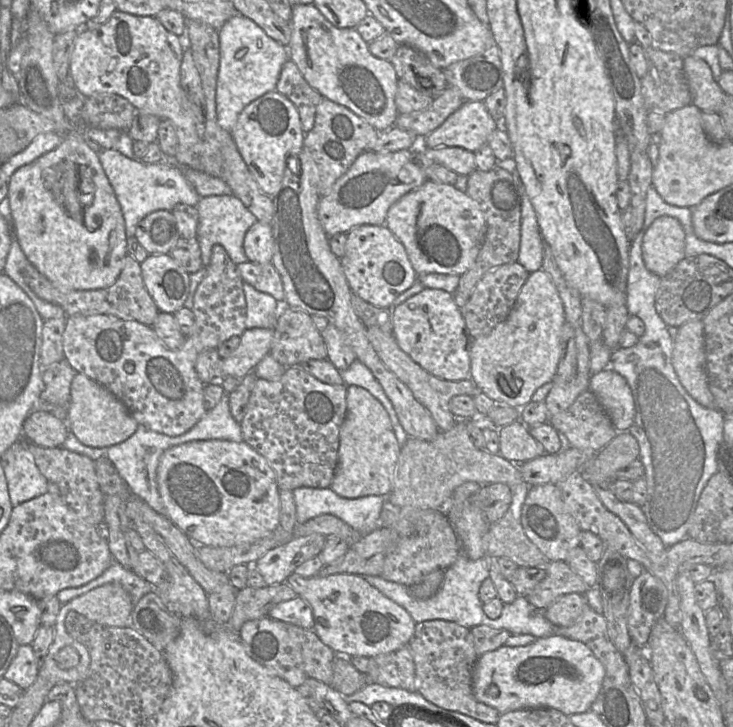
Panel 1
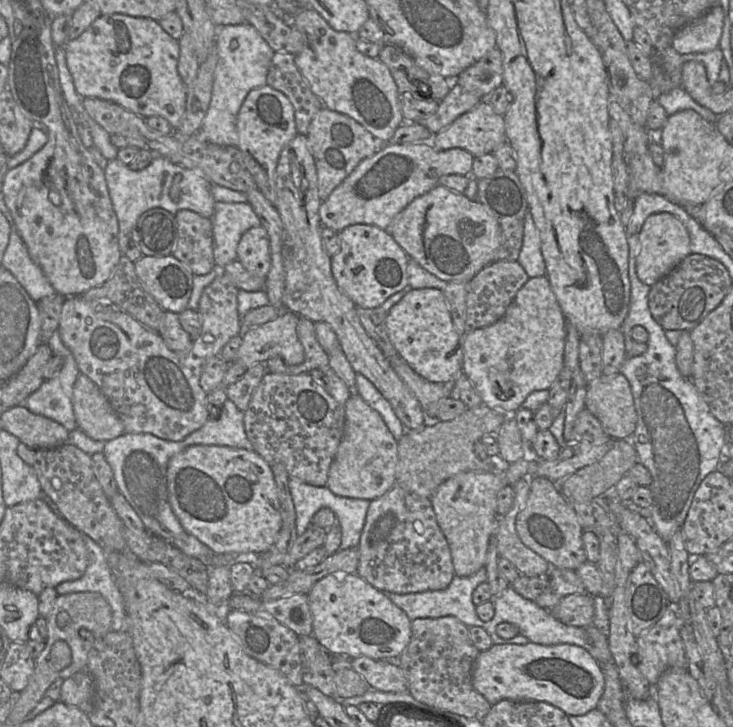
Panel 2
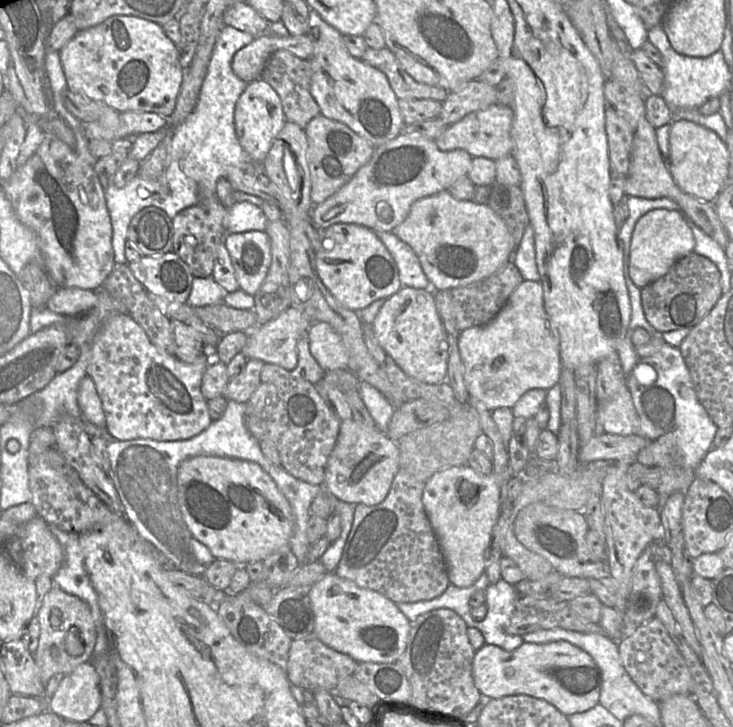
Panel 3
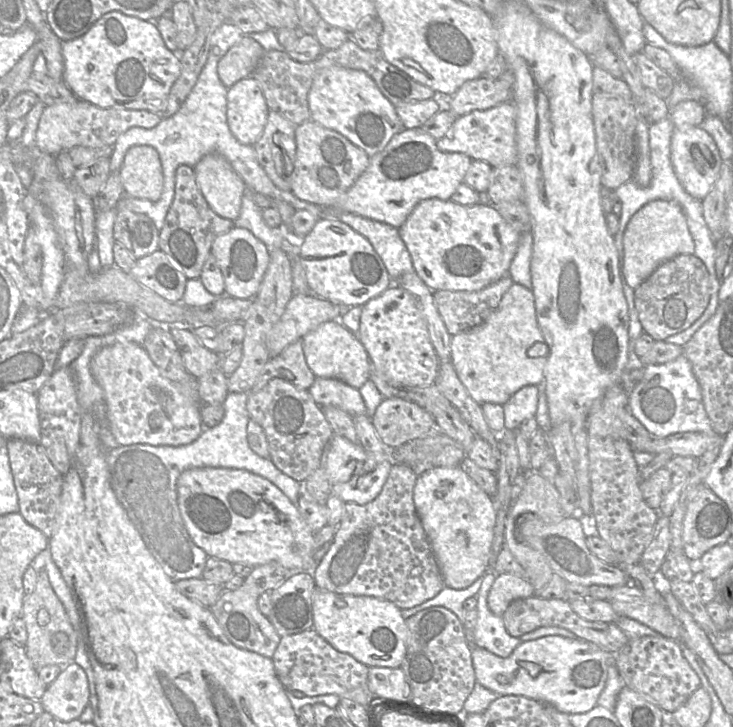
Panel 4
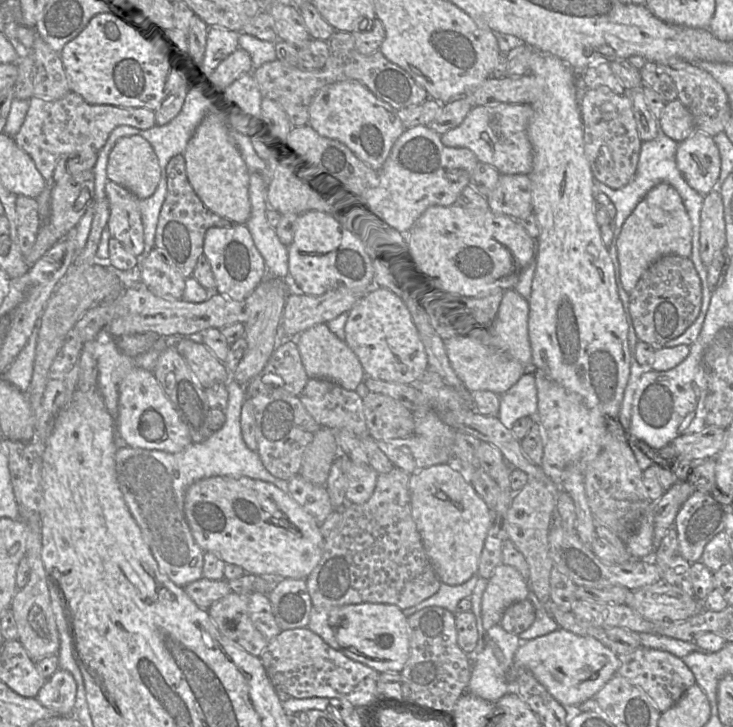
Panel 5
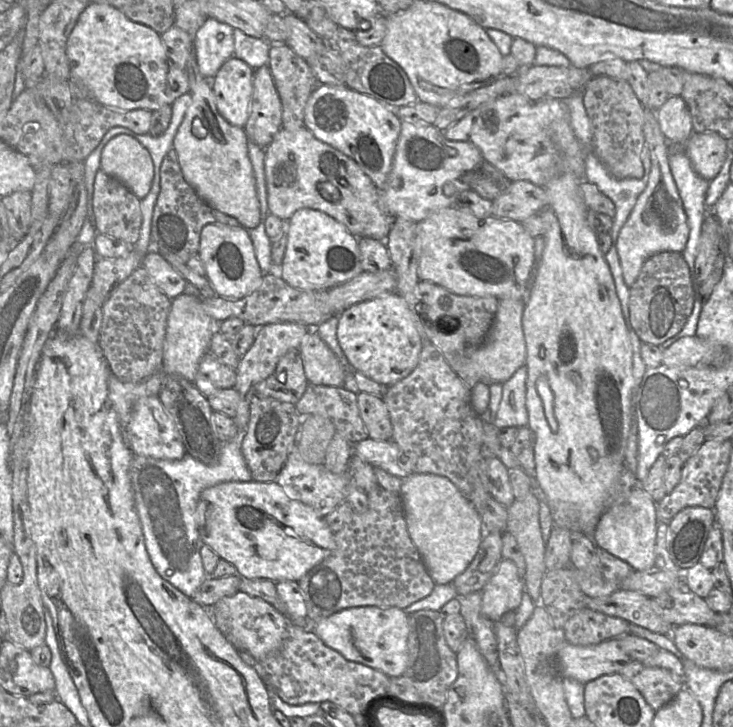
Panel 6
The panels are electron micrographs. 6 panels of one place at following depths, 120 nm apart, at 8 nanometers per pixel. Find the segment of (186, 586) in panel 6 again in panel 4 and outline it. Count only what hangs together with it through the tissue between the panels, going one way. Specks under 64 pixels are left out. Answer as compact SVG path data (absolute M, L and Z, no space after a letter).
M229 392L223 405L224 417L212 428L203 429L193 442L181 446L152 446L149 444L131 444L118 446L107 451L107 465L112 490L122 505L131 523L138 531L145 546L160 564L165 574L172 580L200 578L208 555L196 546L187 533L177 503L177 480L179 475L190 468L228 468L242 469L272 482L293 503L297 505L301 483L281 472L270 459L255 454L247 442L247 424L250 420L247 410L248 393Z

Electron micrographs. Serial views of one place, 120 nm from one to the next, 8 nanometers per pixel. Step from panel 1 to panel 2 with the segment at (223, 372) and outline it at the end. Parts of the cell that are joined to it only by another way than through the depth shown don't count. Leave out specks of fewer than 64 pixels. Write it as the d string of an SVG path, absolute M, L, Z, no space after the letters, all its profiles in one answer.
M283 309L273 320L243 329L240 334L242 343L234 361L249 368L278 356L287 365L300 364L304 359L304 351L296 332L299 317L296 313Z

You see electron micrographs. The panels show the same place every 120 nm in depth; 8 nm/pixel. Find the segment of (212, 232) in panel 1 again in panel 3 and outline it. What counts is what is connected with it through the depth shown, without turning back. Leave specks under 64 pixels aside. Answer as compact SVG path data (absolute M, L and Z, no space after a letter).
M248 201L235 202L227 209L227 233L265 231L267 221L261 208Z

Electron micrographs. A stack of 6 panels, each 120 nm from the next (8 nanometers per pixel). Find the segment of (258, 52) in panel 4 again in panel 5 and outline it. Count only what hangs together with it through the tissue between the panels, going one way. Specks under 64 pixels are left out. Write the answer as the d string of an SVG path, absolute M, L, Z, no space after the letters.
M238 47L234 52L217 61L207 75L207 86L211 91L217 92L230 79L252 71L253 65L249 53Z

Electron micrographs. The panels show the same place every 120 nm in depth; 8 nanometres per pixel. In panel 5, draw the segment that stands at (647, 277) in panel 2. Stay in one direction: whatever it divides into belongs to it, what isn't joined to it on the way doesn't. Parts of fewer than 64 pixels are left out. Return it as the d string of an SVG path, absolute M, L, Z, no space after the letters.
M664 182L653 187L625 220L616 245L621 282L629 293L645 270L660 257L678 255L689 258L692 249L691 222L676 189Z

